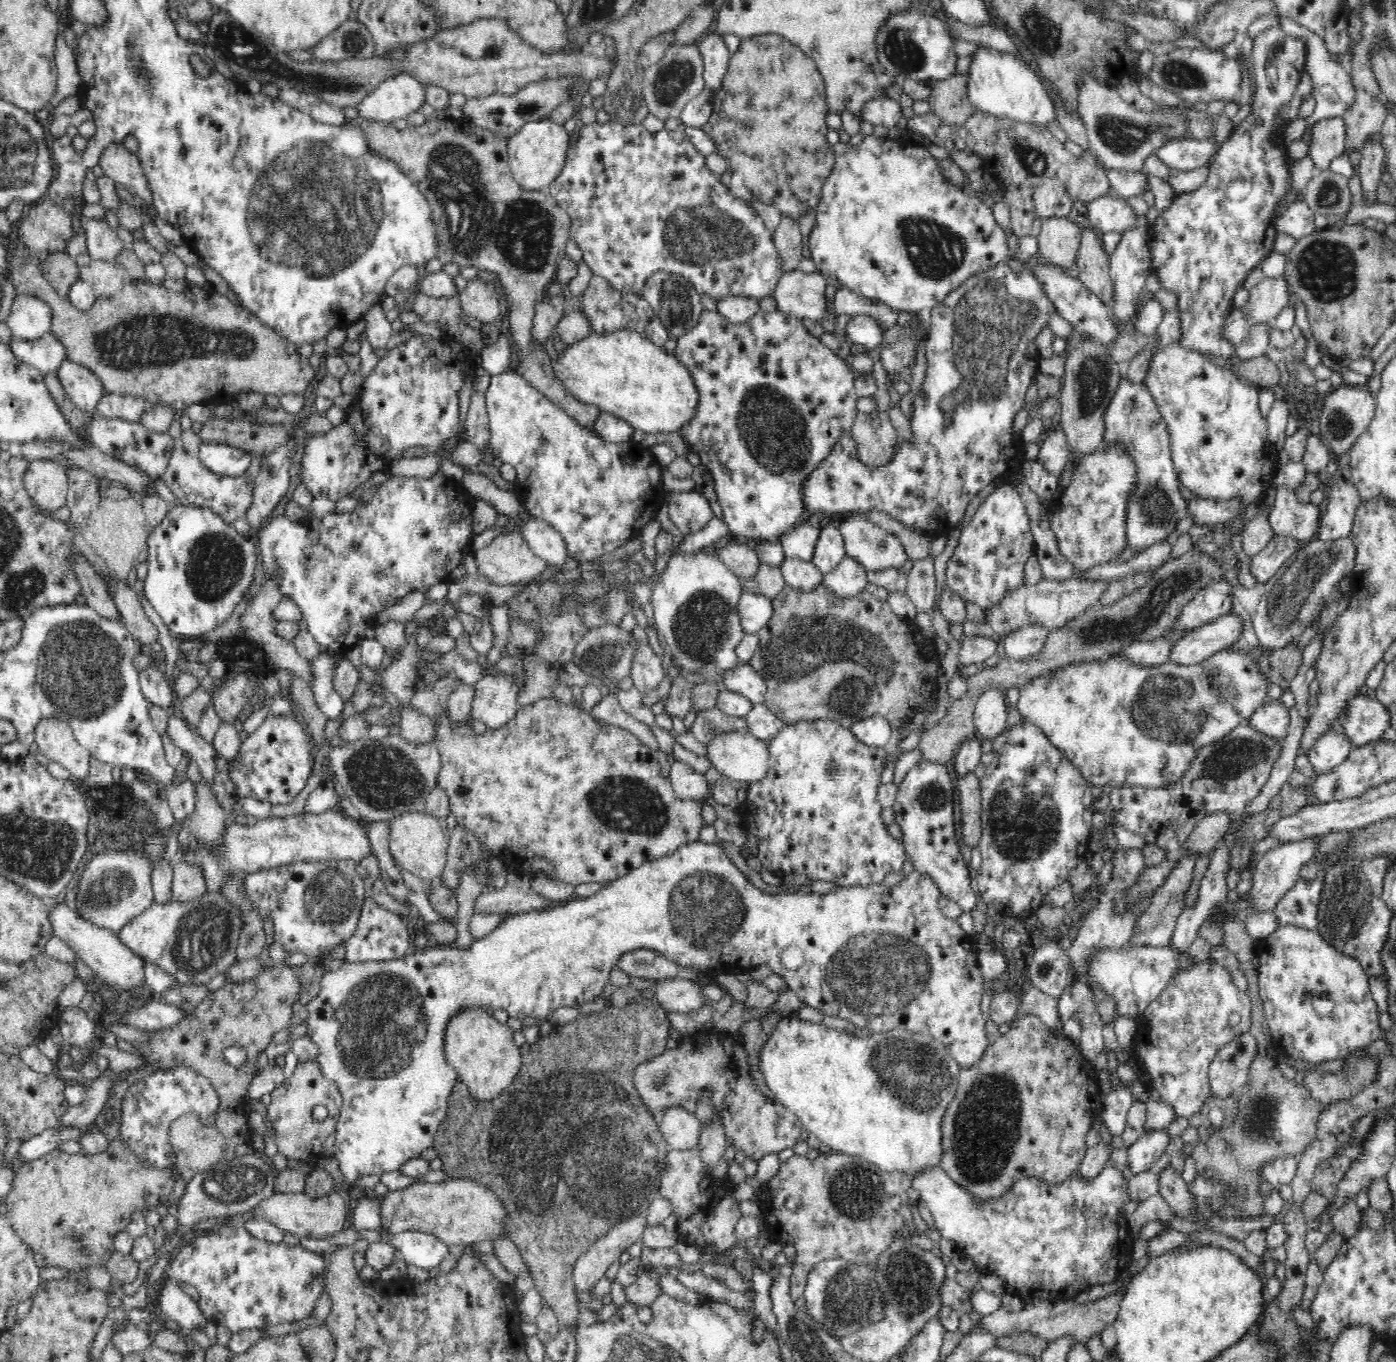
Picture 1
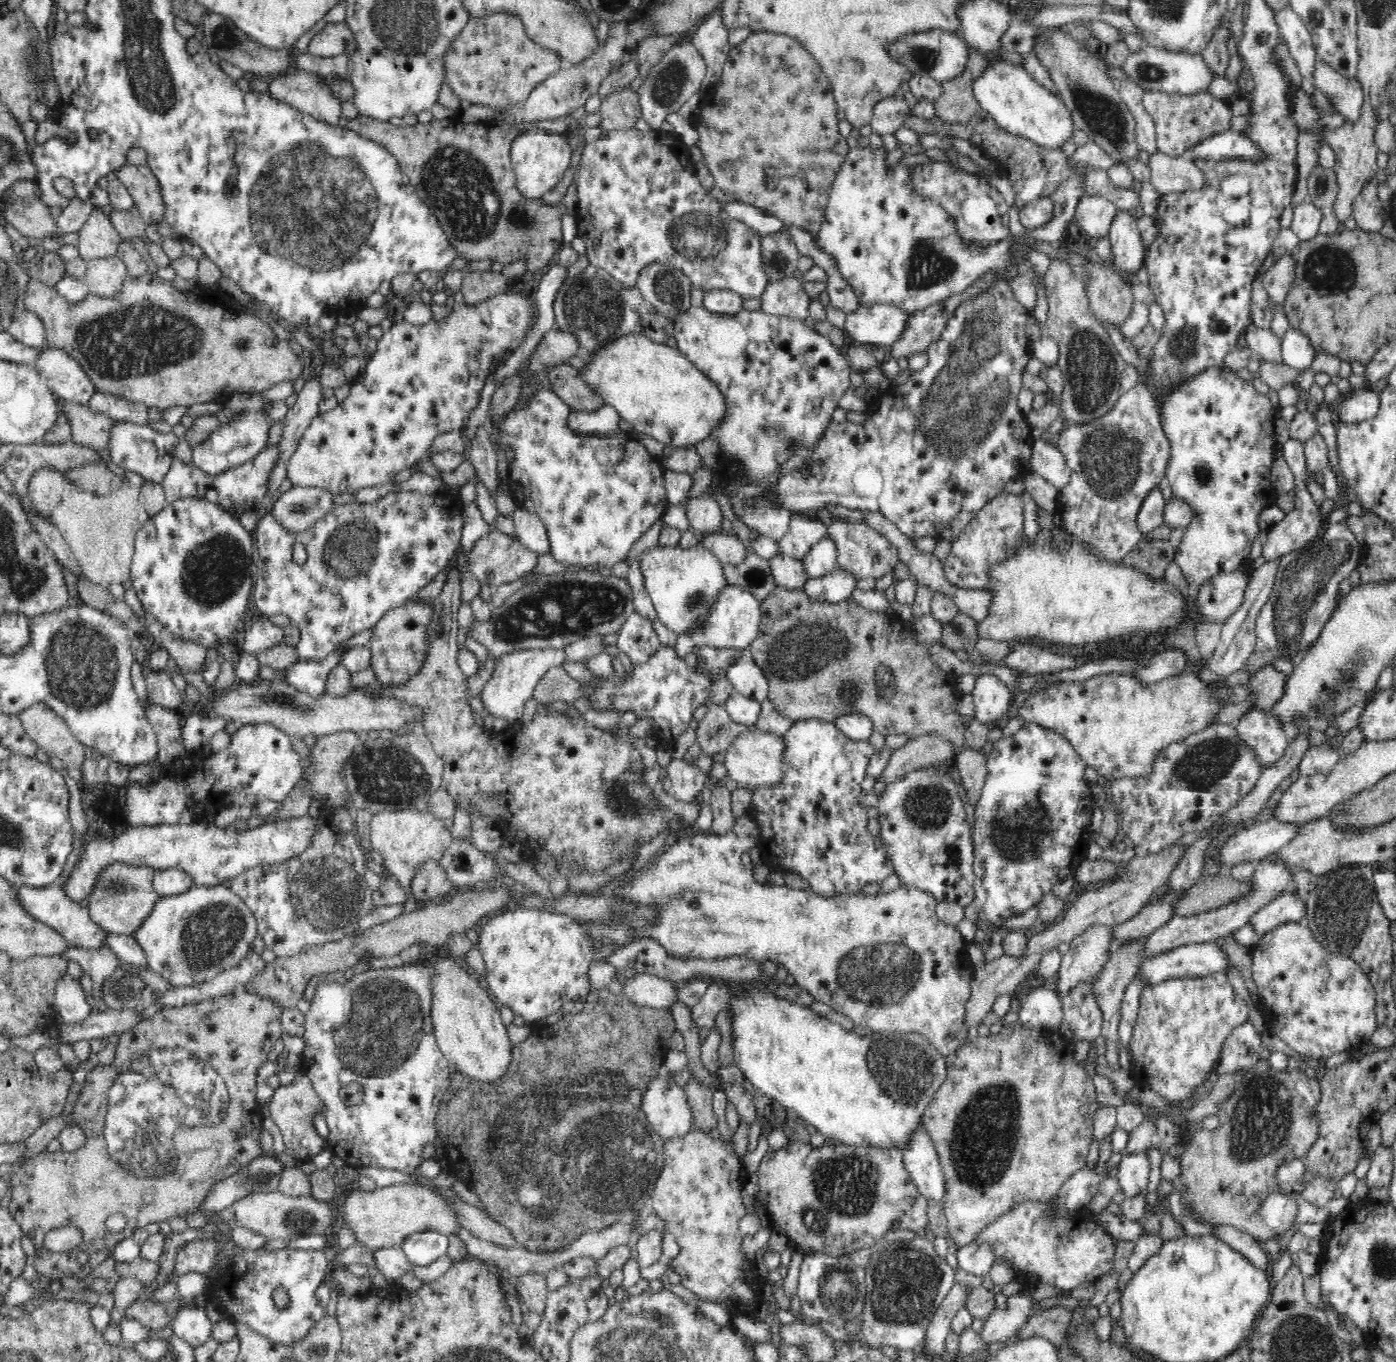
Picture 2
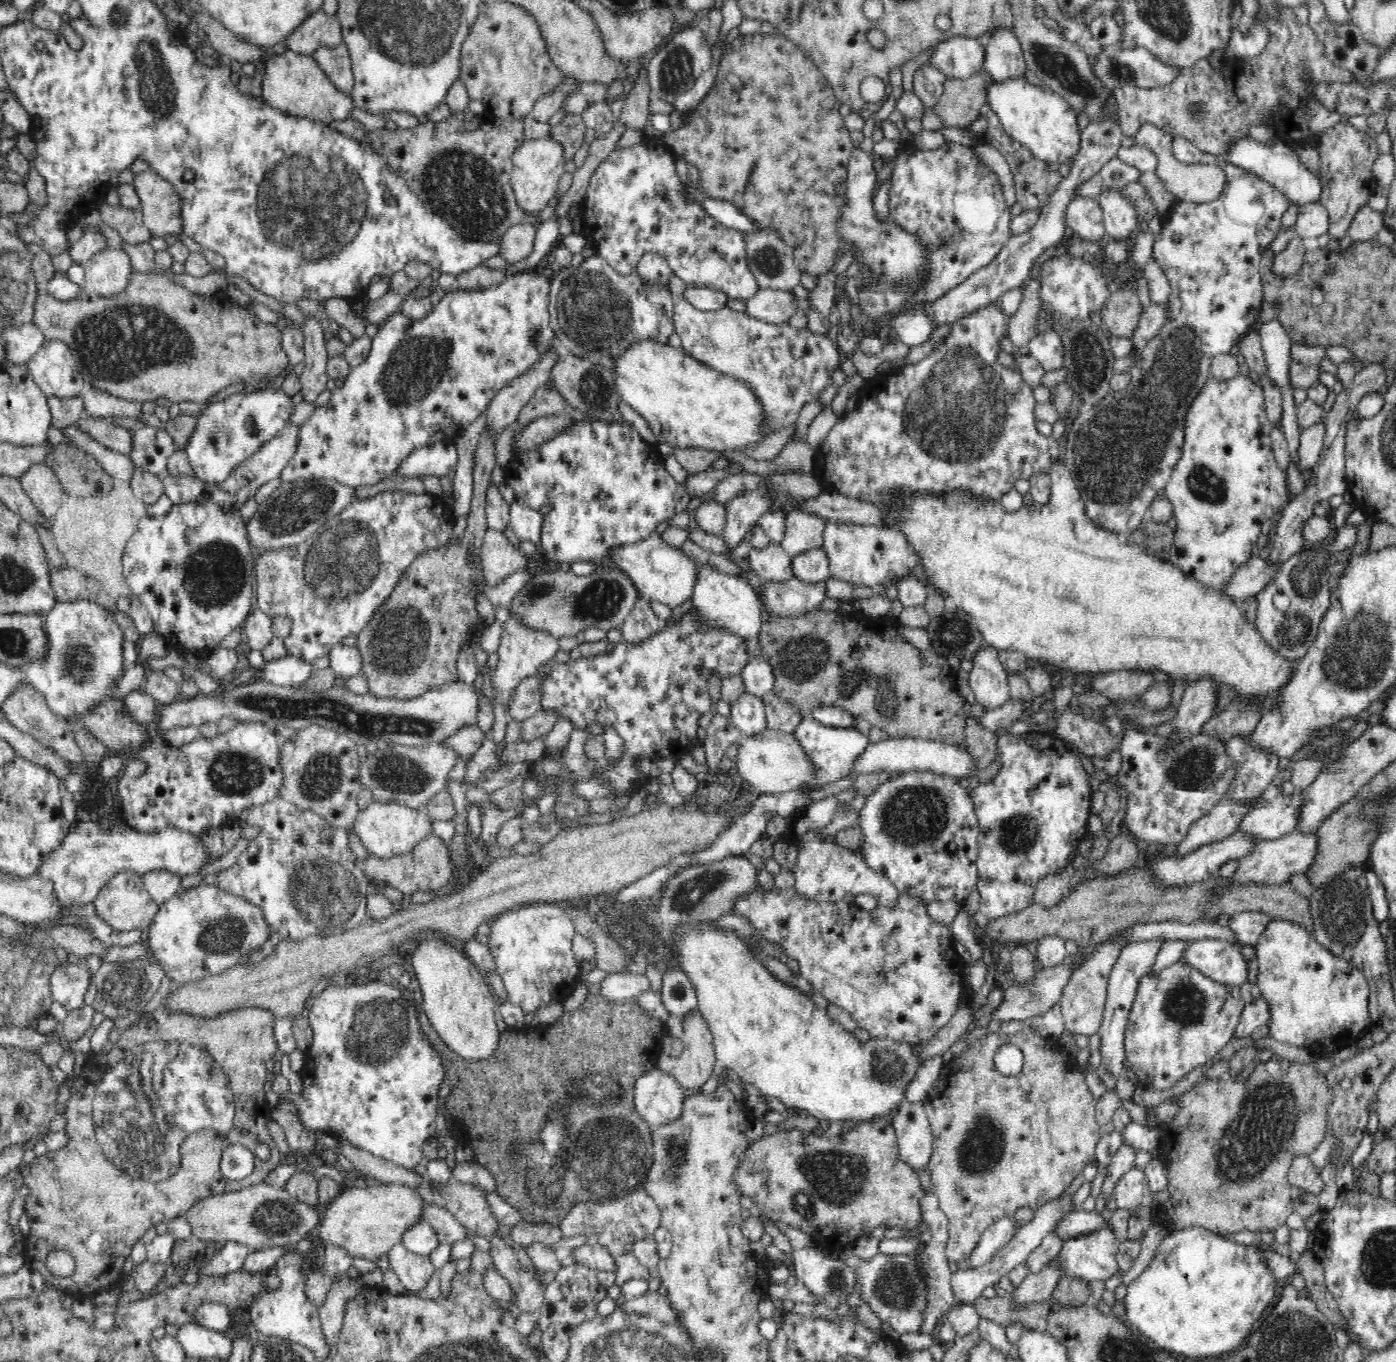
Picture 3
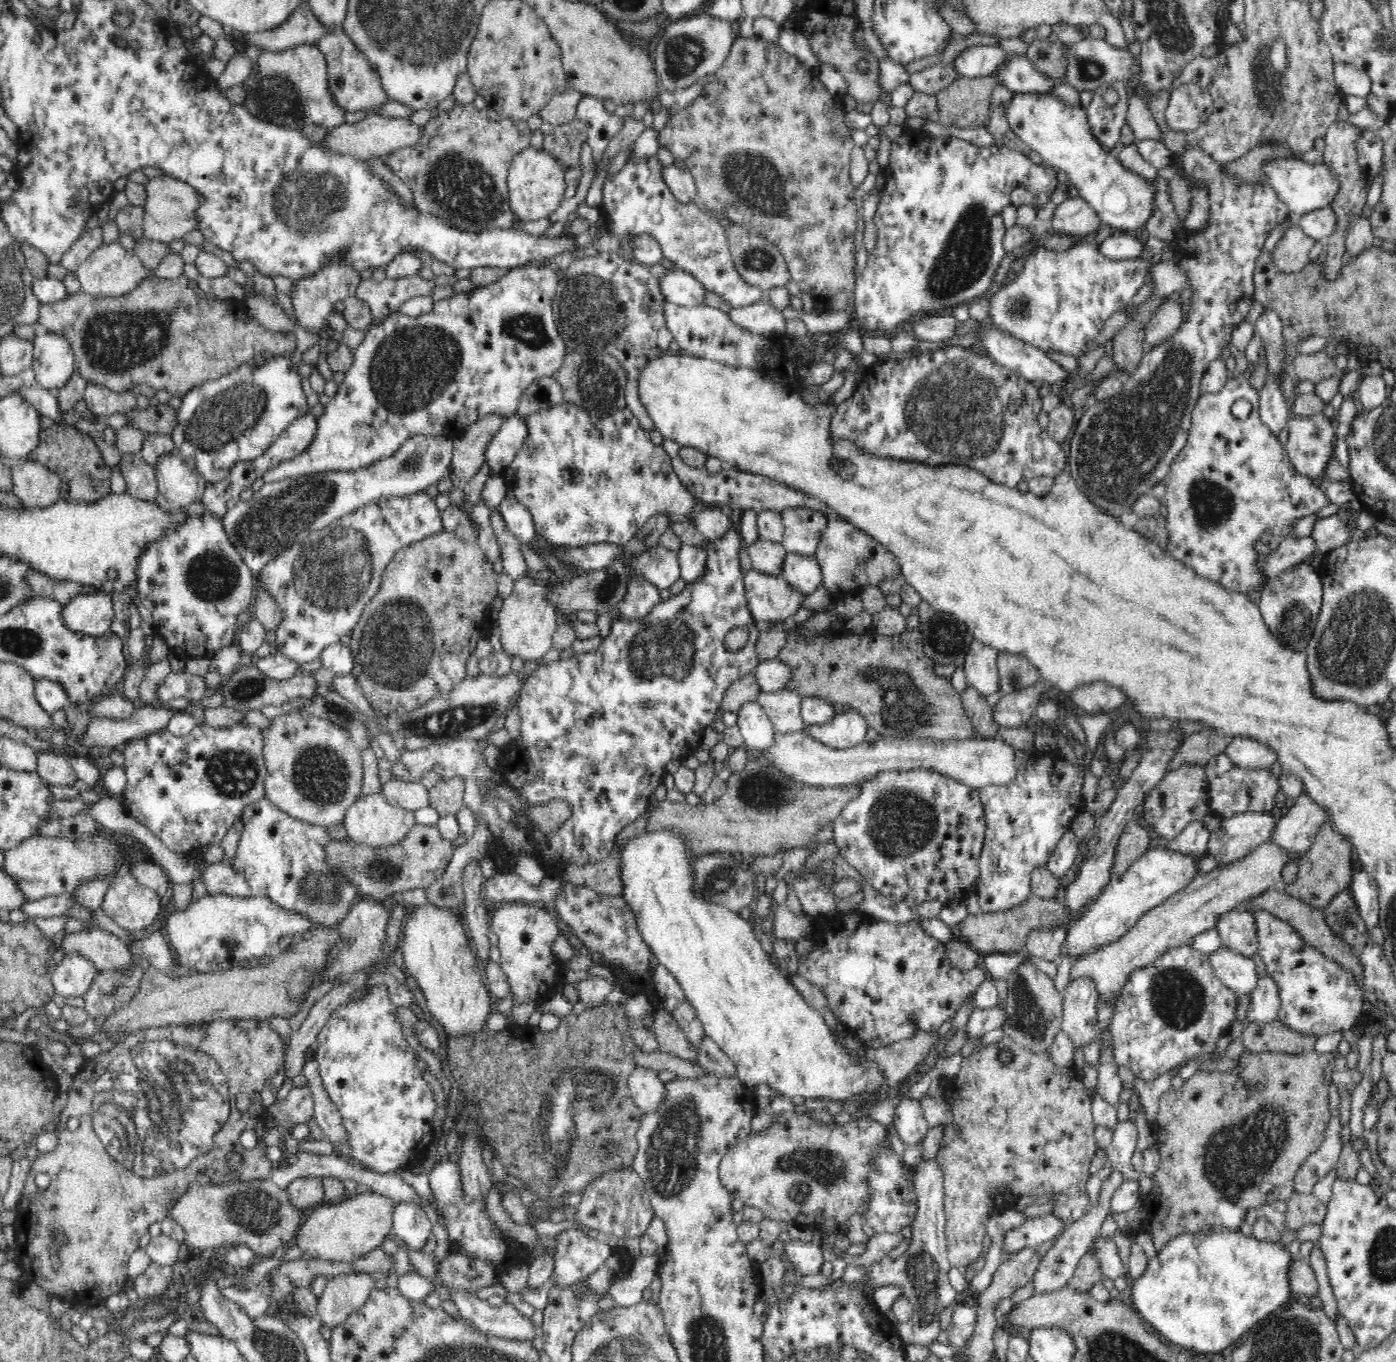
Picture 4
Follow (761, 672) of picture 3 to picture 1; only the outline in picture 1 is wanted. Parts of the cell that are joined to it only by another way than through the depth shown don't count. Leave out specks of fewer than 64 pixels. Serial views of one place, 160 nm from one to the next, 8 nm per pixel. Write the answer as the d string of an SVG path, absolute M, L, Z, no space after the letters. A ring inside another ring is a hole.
M740 664L726 669L722 687L744 696L752 703L752 706L764 703L767 688L764 679L750 664Z

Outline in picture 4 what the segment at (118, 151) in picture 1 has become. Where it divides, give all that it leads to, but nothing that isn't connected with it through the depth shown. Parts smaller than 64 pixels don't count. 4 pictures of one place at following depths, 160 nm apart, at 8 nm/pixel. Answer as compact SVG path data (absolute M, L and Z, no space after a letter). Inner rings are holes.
M166 174L152 177L144 184L146 202L143 204L143 238L160 243L170 243L178 240L196 229L196 212L201 204L201 196L194 188L184 181L174 179Z

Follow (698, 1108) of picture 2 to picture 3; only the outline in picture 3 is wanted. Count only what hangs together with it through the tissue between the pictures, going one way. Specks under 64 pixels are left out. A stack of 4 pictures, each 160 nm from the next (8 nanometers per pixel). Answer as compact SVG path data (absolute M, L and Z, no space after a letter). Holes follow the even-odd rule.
M702 1015L683 1019L681 1054L673 1059L662 1058L660 1066L669 1072L688 1093L702 1093L701 1087L710 1080L716 1062L713 1036Z

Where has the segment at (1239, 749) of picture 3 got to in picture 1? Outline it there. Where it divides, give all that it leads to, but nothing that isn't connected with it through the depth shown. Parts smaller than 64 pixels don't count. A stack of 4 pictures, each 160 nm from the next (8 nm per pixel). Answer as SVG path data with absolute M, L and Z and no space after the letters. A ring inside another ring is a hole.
M1270 699L1256 709L1247 725L1266 737L1282 741L1286 739L1290 722L1289 708L1281 700Z

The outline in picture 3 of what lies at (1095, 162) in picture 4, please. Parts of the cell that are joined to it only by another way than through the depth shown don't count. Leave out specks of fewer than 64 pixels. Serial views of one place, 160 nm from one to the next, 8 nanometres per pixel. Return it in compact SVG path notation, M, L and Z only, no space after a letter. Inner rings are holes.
M1025 77L1018 79L994 80L986 88L986 102L999 118L1003 129L1031 151L1035 160L1068 162L1078 152L1080 132L1078 131L1078 114L1058 93L1045 86L1032 85ZM1106 188L1099 199L1099 206L1103 210L1105 232L1112 241L1126 241L1138 226L1141 218L1138 210L1130 200L1120 195L1118 188Z

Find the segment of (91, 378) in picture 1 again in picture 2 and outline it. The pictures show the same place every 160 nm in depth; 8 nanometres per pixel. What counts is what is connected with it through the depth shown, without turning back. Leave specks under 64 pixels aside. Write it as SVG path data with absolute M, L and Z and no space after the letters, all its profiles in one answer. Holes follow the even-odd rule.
M47 347L38 357L34 368L56 398L64 398L87 408L90 398L96 392L80 363L62 349Z

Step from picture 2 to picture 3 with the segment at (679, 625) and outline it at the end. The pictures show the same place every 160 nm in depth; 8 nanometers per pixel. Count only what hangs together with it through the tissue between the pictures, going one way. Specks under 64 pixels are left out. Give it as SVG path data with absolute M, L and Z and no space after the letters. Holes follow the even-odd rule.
M654 535L646 540L638 541L634 544L621 545L609 556L610 562L618 566L633 582L635 588L640 592L640 596L646 597L650 601L661 602L673 611L687 601L692 602L693 592L698 580L699 568L704 564L699 564L697 560L690 558L684 548L674 547L667 543L660 535Z

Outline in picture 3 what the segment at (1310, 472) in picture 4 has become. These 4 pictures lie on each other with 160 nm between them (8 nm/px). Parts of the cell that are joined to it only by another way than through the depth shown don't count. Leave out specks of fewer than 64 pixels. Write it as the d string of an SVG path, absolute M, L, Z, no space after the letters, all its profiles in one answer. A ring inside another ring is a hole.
M1324 420L1301 431L1297 454L1299 455L1299 466L1306 473L1309 473L1318 464L1324 446L1324 439Z

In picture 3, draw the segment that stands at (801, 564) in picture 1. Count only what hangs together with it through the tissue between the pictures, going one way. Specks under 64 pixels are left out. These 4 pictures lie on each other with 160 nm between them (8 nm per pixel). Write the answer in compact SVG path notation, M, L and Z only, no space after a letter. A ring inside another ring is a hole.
M770 544L763 549L752 549L749 552L751 570L754 570L760 578L772 580L772 582L786 582L795 578L791 568L791 557L780 544Z

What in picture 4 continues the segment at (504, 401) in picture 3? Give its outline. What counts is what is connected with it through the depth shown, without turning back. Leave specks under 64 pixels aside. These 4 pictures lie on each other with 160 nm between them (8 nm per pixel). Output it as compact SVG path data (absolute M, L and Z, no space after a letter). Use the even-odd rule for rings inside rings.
M494 412L472 423L460 436L453 439L451 467L463 483L468 482L486 462L486 448L505 420L501 414Z

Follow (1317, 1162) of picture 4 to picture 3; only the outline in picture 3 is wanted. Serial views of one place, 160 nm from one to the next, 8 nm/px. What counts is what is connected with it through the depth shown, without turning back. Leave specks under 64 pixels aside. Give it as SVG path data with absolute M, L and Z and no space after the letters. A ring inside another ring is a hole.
M1300 1155L1293 1160L1288 1169L1287 1182L1298 1186L1301 1193L1312 1193L1319 1196L1324 1192L1325 1184L1318 1175L1318 1164L1310 1160L1310 1155Z

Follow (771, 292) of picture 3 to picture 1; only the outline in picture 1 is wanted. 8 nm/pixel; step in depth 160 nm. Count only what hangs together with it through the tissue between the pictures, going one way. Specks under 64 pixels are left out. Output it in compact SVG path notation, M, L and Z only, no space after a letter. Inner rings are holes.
M796 268L783 274L773 297L779 312L821 322L829 316L826 288L827 278L820 272L806 274Z

